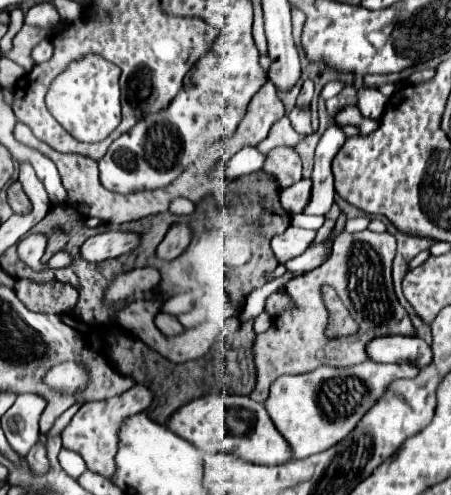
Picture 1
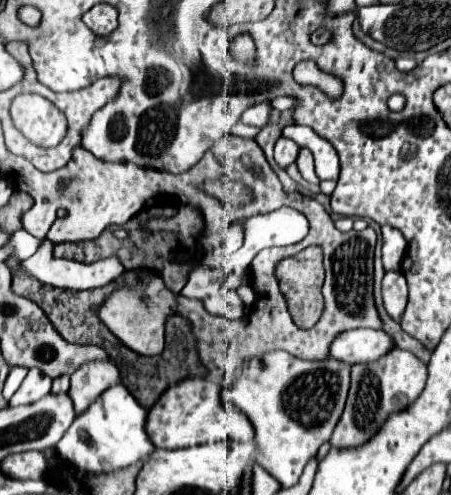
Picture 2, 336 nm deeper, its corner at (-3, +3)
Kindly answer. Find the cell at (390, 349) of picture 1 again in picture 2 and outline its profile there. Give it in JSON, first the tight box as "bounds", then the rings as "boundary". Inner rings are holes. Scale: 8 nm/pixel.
{"bounds":[330,329,394,363],"boundary":[[[350,329],[334,337],[330,345],[330,357],[344,363],[368,363],[376,361],[394,347],[390,335],[382,329]]]}

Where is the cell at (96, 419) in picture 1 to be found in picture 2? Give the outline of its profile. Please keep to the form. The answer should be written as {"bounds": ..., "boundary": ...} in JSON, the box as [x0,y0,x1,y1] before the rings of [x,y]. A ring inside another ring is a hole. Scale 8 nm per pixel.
{"bounds":[70,359,120,413],"boundary":[[[108,359],[88,361],[80,365],[70,377],[70,397],[74,401],[76,413],[88,409],[88,405],[104,393],[104,389],[120,383],[120,371]]]}

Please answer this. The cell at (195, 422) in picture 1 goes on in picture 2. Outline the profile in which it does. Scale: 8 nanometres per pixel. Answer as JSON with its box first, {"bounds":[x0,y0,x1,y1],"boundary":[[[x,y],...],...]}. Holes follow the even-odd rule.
{"bounds":[146,377,252,449],"boundary":[[[188,377],[168,387],[150,407],[146,417],[146,433],[156,449],[180,449],[212,443],[212,441],[252,441],[252,423],[222,401],[222,387],[204,377]]]}

